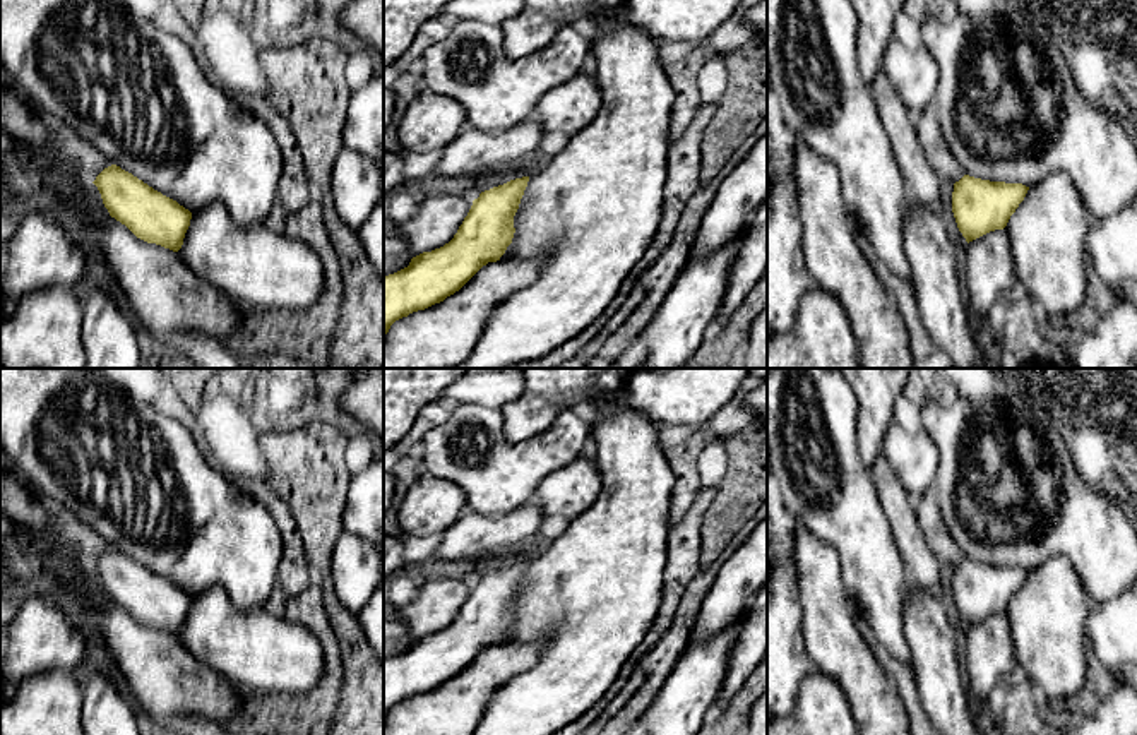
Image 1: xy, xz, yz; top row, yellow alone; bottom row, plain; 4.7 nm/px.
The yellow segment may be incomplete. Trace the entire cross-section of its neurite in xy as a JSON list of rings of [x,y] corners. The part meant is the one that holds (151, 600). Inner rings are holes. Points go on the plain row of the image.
[[[116,548],[92,565],[110,600],[137,622],[173,636],[183,629],[192,596]]]

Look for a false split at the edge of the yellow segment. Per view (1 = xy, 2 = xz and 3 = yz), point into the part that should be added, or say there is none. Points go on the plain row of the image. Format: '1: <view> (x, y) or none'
1: none
2: none
3: none

